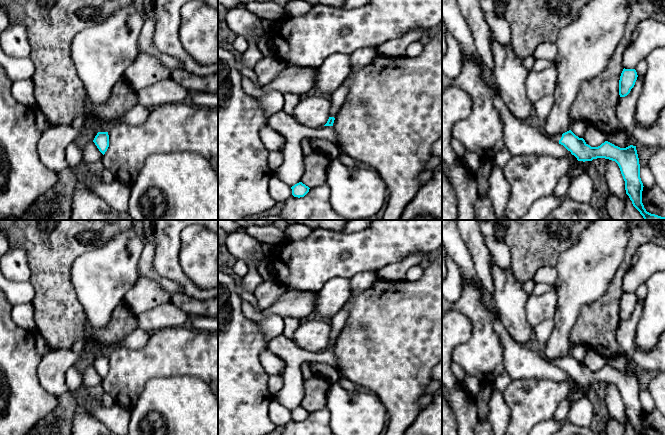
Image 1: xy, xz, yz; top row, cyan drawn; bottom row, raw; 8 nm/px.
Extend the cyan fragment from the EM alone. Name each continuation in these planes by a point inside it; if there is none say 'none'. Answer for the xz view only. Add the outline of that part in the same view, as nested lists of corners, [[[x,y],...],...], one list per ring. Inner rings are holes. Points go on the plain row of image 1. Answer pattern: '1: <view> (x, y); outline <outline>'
1: xz (337, 322); outline [[[344,305],[340,311],[330,318],[330,341],[336,340],[337,336],[342,331],[348,316],[349,309],[346,307],[346,305]]]

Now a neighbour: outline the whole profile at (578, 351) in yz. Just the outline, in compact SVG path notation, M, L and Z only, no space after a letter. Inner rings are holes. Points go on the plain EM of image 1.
M573 344L571 347L571 355L578 360L579 362L583 362L585 359L585 356L588 351L588 347L584 344Z

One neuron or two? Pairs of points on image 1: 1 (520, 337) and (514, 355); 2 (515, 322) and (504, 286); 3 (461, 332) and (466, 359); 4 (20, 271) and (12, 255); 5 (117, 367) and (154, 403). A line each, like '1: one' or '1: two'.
1: two
2: one
3: two
4: one
5: two

